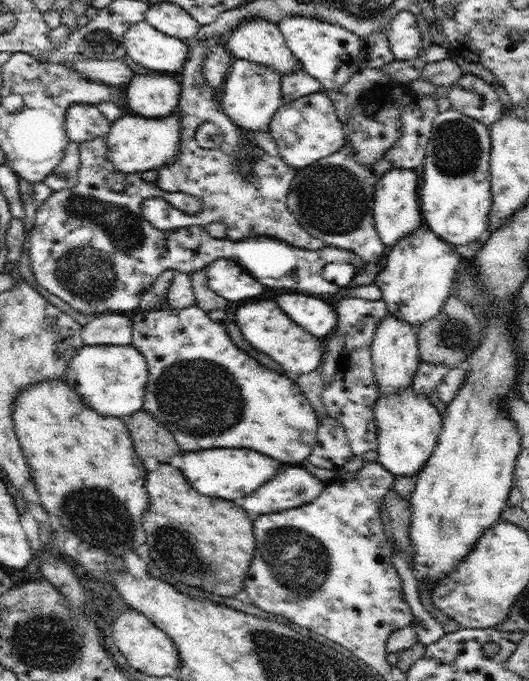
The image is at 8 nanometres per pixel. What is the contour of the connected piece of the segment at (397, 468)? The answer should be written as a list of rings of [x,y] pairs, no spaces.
[[[412,387],[394,393],[382,393],[374,403],[374,420],[378,429],[377,461],[394,476],[412,476],[424,467],[442,433],[443,414],[428,399]]]

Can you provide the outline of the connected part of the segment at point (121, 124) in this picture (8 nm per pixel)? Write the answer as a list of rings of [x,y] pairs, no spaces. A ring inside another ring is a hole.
[[[174,111],[168,117],[145,117],[142,115],[122,115],[111,123],[106,138],[108,155],[117,170],[125,174],[142,174],[151,169],[159,170],[163,166],[176,162],[180,152],[180,115]]]

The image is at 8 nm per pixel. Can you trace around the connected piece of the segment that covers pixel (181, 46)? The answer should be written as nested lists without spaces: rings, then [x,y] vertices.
[[[145,20],[124,33],[124,44],[126,54],[134,62],[160,73],[179,72],[190,54],[185,41],[156,30]]]

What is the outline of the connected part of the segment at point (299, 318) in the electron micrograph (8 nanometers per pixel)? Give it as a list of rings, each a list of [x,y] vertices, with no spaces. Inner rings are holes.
[[[292,293],[278,296],[278,302],[284,312],[314,336],[327,339],[336,330],[337,314],[334,308],[321,298]]]

